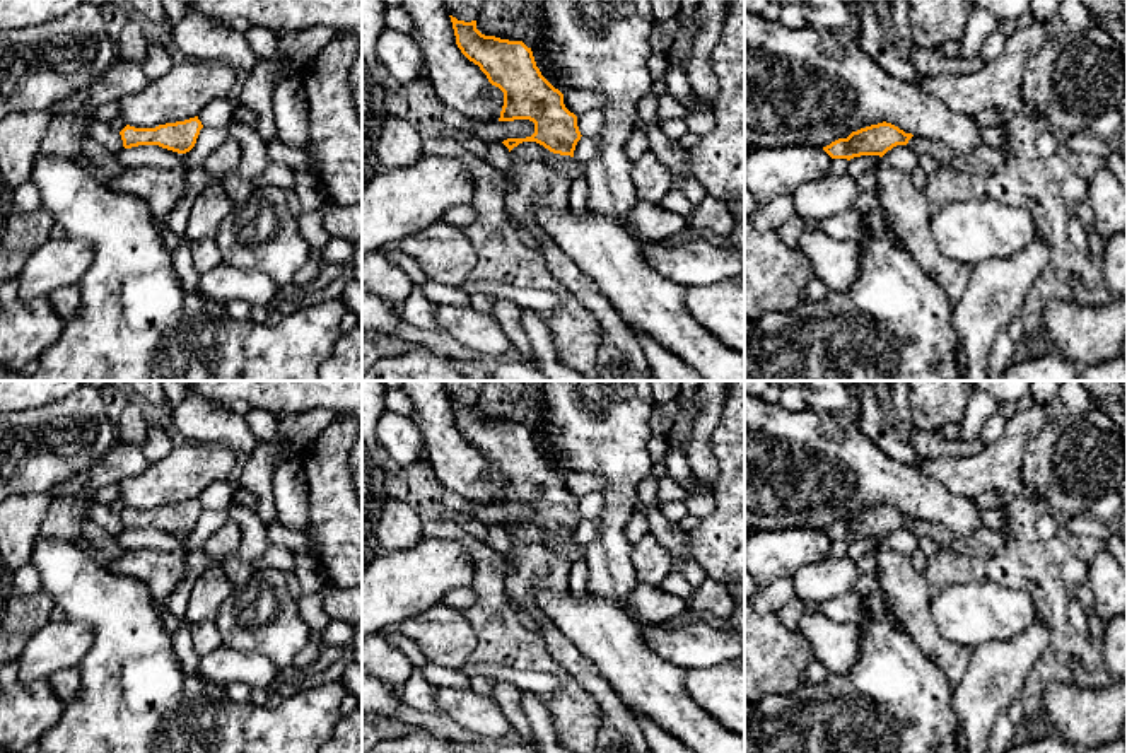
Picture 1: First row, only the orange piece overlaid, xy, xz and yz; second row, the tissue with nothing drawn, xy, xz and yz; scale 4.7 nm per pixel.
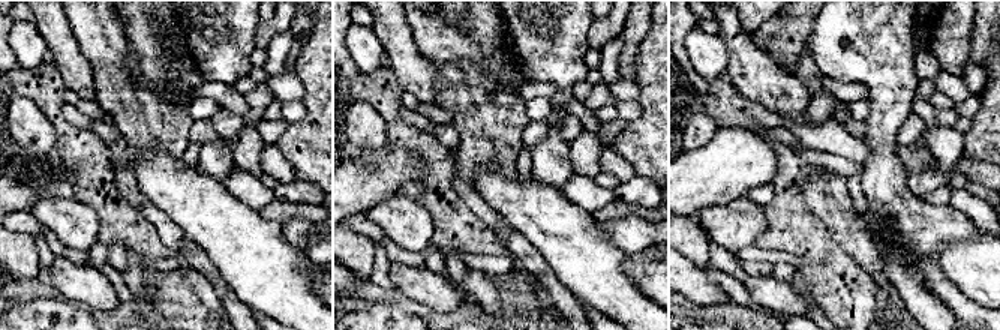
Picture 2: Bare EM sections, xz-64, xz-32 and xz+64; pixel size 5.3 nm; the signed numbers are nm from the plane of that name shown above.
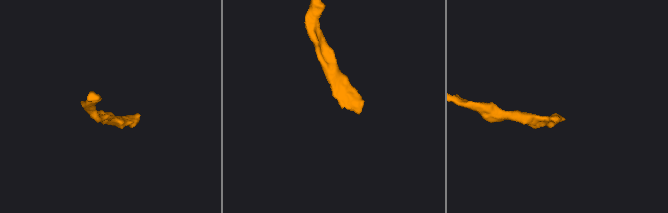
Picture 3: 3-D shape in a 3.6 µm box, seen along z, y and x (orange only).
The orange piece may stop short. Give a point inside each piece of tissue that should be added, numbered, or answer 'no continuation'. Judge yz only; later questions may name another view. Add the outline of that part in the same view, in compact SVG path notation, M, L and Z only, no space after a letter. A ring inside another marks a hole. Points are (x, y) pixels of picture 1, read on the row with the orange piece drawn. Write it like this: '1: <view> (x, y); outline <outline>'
1: yz (984, 159); outline M915 135L908 140L907 145L919 155L929 154L939 164L972 174L990 174L1001 169L1007 157L1002 145L1001 147L980 145L970 154L960 154L946 143L939 143Z

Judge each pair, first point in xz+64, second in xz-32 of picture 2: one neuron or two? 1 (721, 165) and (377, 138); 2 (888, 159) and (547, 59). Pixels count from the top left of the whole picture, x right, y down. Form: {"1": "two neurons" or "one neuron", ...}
{"1": "two neurons", "2": "one neuron"}

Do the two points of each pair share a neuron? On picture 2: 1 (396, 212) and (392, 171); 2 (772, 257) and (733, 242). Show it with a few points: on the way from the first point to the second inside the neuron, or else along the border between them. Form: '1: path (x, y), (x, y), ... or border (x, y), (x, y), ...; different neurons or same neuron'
1: border (395, 194), (375, 204), (366, 213); different neurons
2: border (753, 243), (733, 254); different neurons

